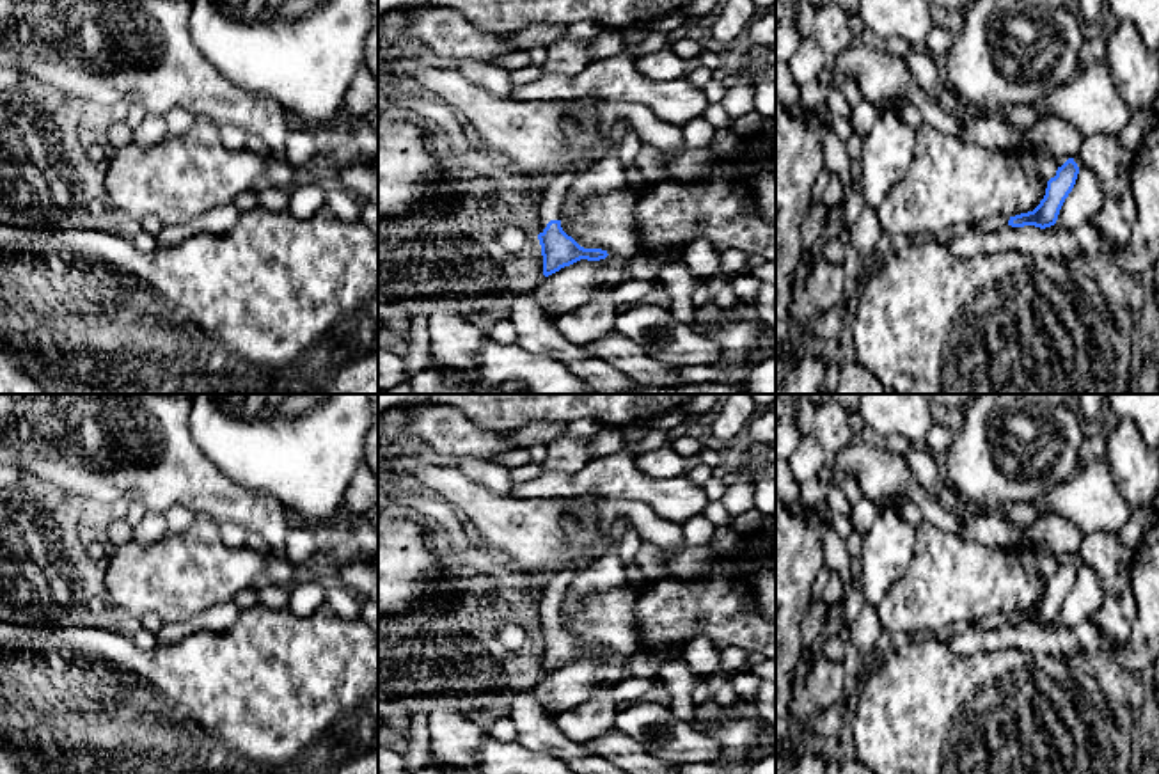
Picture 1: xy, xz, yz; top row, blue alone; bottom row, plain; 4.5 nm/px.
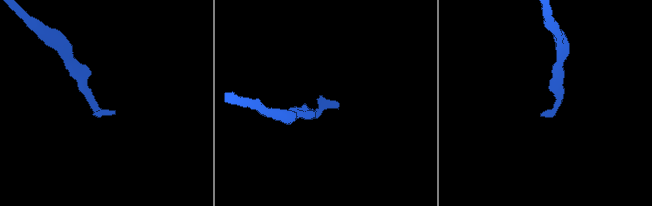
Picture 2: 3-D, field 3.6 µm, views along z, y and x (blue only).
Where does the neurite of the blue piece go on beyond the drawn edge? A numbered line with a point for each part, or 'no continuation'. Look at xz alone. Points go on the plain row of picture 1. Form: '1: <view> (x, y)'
1: xz (552, 593)

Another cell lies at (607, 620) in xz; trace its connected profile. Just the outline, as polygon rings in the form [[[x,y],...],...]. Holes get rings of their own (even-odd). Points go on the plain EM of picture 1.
[[[621,586],[607,593],[596,593],[586,598],[584,607],[575,614],[561,618],[563,628],[584,646],[602,646],[609,653],[600,659],[580,657],[559,669],[545,675],[534,687],[536,699],[547,699],[556,715],[584,703],[593,691],[602,685],[616,685],[628,678],[627,660],[641,652],[641,641],[635,627],[634,607],[637,593],[630,586]]]

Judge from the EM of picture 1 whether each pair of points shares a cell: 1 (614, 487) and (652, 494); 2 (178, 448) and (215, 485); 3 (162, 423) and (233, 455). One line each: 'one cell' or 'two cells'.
1: one cell
2: one cell
3: two cells

